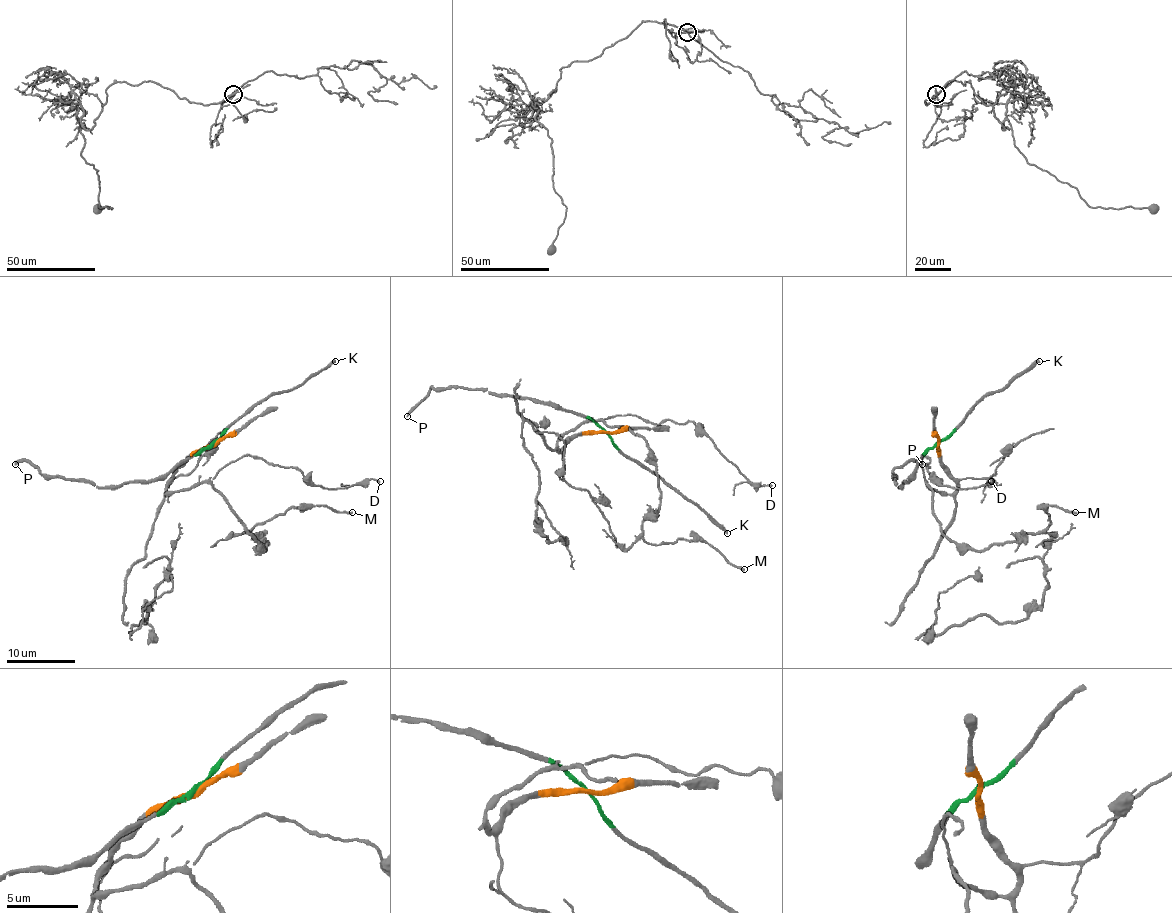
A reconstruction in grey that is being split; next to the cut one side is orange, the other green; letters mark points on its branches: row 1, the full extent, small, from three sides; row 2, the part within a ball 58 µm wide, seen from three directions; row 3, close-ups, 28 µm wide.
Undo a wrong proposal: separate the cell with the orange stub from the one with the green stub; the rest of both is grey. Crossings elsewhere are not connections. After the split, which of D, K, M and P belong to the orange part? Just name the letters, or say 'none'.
D, M

